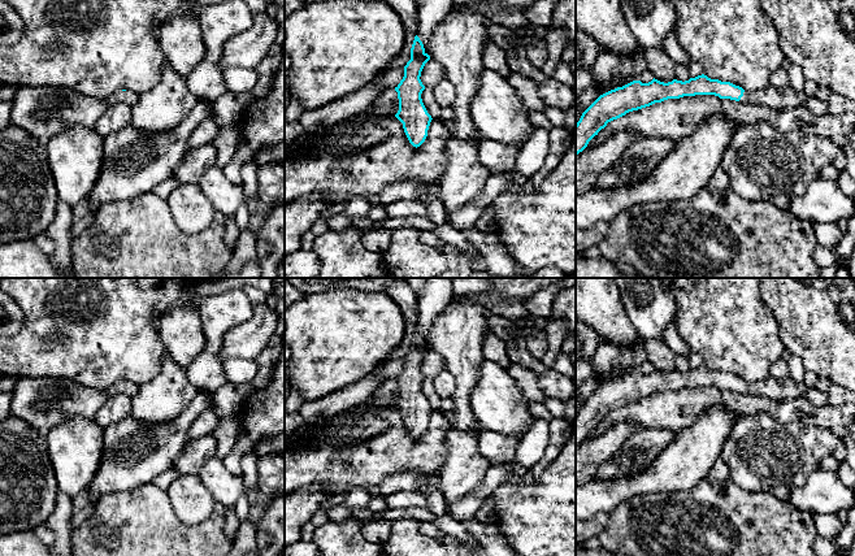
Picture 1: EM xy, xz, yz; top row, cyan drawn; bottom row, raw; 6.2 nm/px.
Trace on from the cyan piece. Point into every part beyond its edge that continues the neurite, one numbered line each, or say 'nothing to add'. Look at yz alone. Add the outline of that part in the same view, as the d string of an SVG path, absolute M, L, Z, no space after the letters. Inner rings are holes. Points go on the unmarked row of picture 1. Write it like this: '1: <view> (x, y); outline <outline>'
1: yz (780, 390); outline M790 375L782 379L768 377L759 382L746 382L739 394L767 398L774 401L787 401L803 398L808 387L803 383L794 381Z

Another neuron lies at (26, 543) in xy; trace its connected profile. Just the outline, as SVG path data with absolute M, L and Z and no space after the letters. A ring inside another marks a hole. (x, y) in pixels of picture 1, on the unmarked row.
M21 531L0 537L0 556L51 556L34 531Z

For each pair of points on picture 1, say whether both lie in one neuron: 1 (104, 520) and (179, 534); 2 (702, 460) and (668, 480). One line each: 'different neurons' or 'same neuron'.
1: same neuron
2: same neuron

